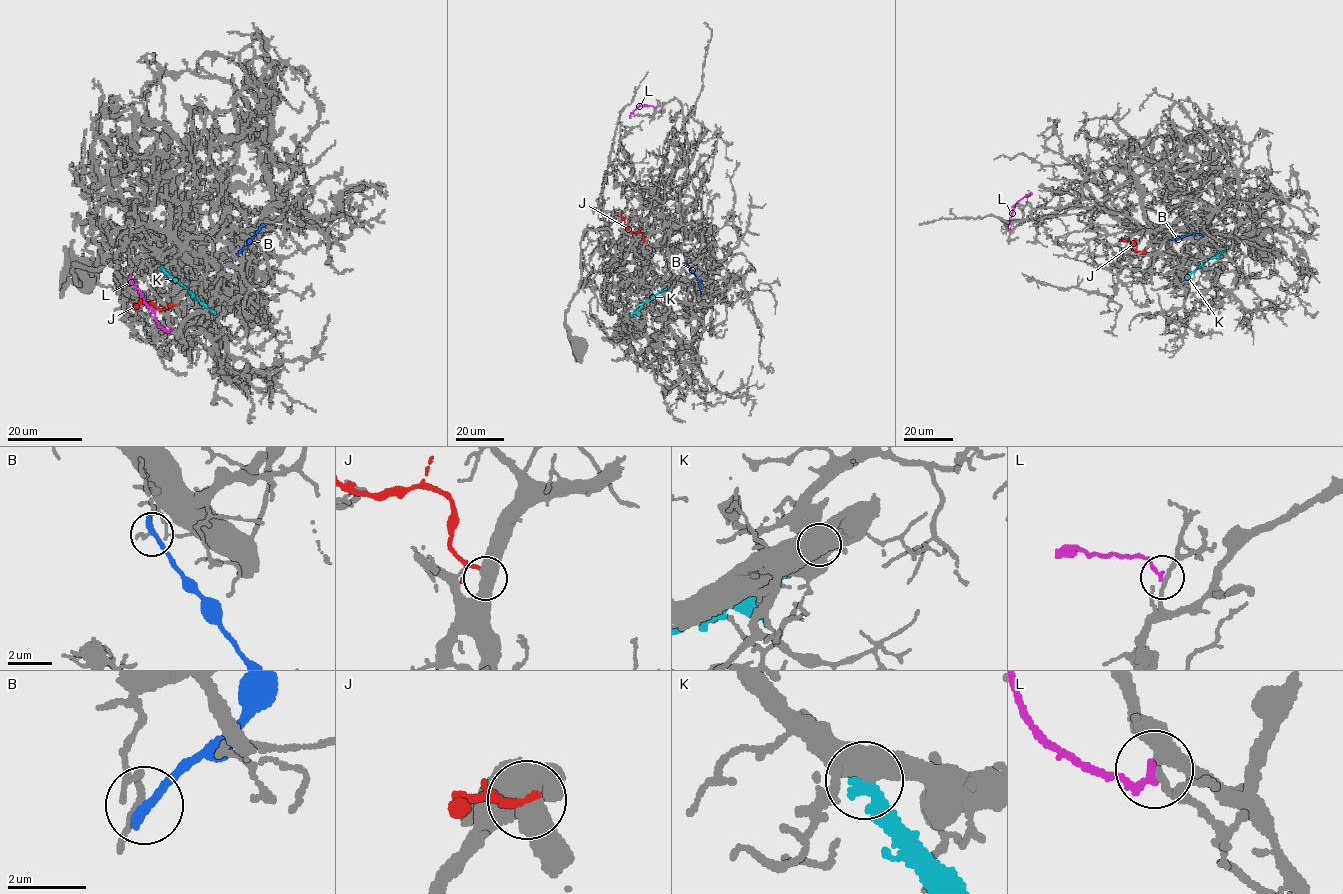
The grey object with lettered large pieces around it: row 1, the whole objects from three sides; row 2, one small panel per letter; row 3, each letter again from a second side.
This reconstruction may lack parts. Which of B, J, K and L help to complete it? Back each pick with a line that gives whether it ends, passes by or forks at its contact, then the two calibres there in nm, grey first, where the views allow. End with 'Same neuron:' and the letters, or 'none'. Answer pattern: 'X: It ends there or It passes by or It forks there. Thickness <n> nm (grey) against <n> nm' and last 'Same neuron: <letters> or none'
Same neuron: none

